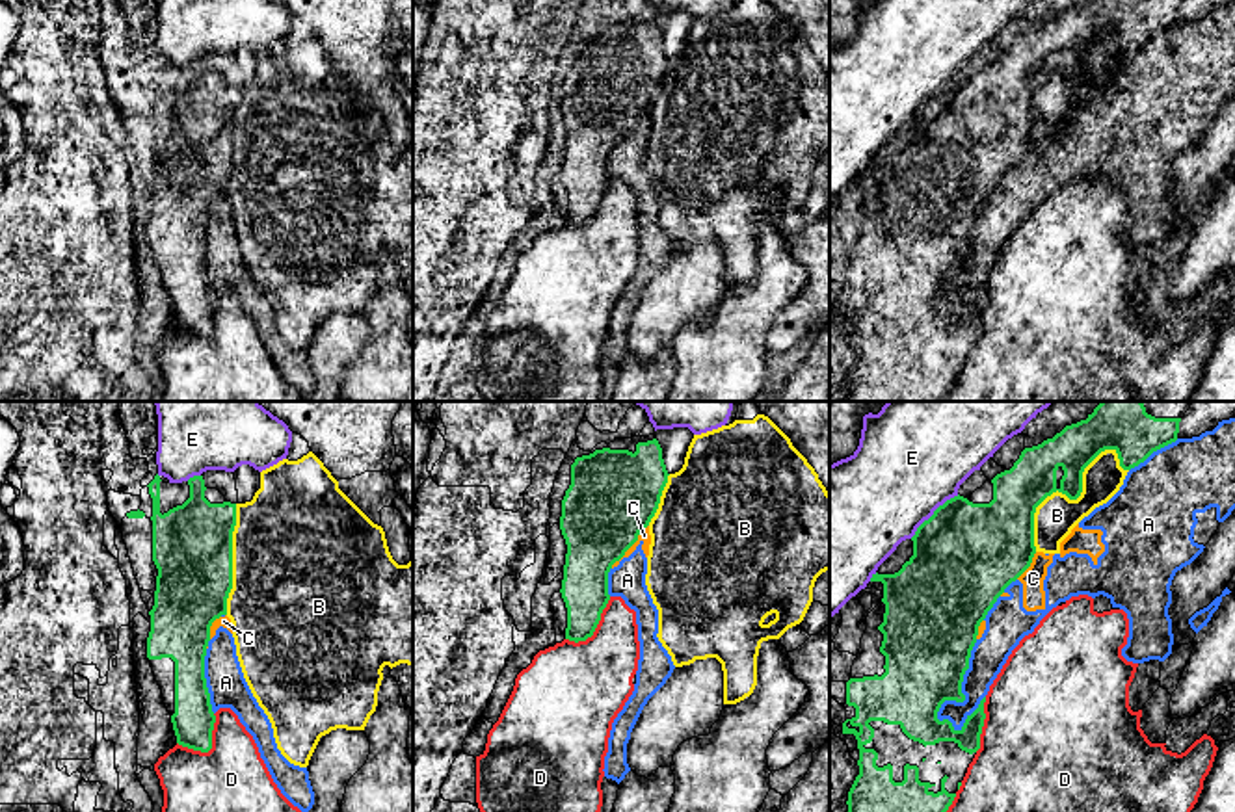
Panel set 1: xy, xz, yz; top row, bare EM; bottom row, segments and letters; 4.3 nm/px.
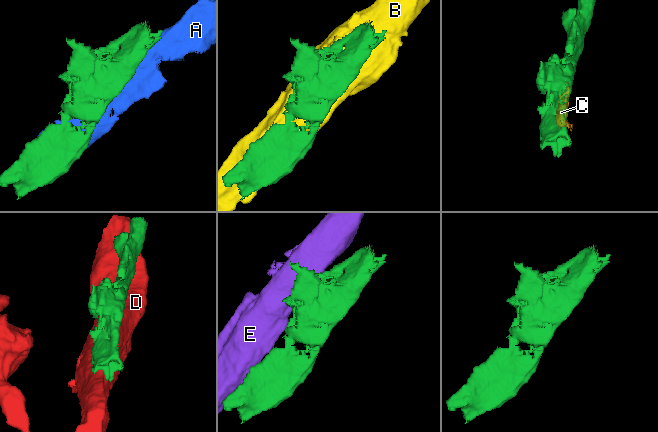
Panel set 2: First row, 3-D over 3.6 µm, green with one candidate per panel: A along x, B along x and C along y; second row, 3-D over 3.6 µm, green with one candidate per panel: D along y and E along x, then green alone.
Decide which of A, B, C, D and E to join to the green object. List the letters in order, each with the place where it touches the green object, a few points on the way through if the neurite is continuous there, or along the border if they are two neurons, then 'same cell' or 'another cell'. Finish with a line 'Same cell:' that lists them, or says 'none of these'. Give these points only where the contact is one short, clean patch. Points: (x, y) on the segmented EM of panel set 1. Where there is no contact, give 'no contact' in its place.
A: yz (964, 697) | another cell
B: yz (1064, 493) | another cell
C: xz (631, 545) | another cell
D: xy (211, 747) | another cell
E: yz (934, 513) | another cell
Same cell: none of these

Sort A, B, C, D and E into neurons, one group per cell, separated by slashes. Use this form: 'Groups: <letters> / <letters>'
Groups: A C / B / D / E

